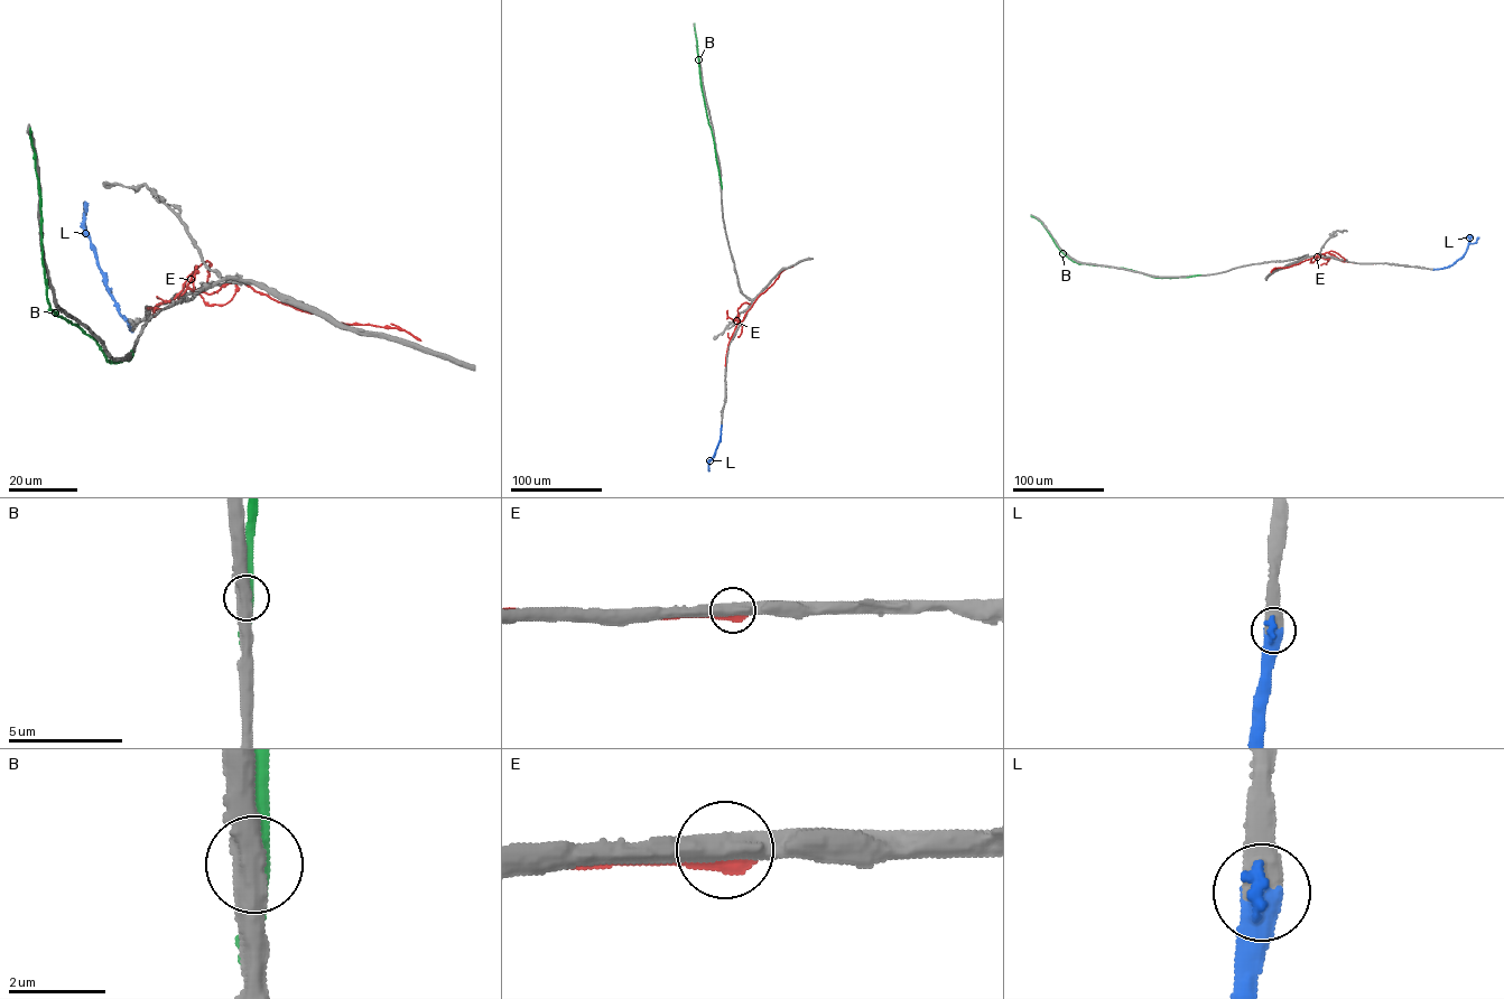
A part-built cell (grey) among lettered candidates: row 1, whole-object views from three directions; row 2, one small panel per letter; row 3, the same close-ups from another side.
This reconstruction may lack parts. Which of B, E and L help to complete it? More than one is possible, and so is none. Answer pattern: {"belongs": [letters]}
{"belongs": ["L"]}

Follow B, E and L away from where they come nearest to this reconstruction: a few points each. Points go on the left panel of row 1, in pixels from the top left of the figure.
B: (132, 352), (129, 358), (108, 361), (91, 337), (49, 309), (43, 255), (40, 189), (29, 127)
E: (148, 308), (172, 301), (196, 267), (192, 289), (210, 293), (244, 282), (335, 323), (401, 327), (421, 341)
L: (132, 329), (120, 315), (91, 241), (84, 233), (86, 211)

